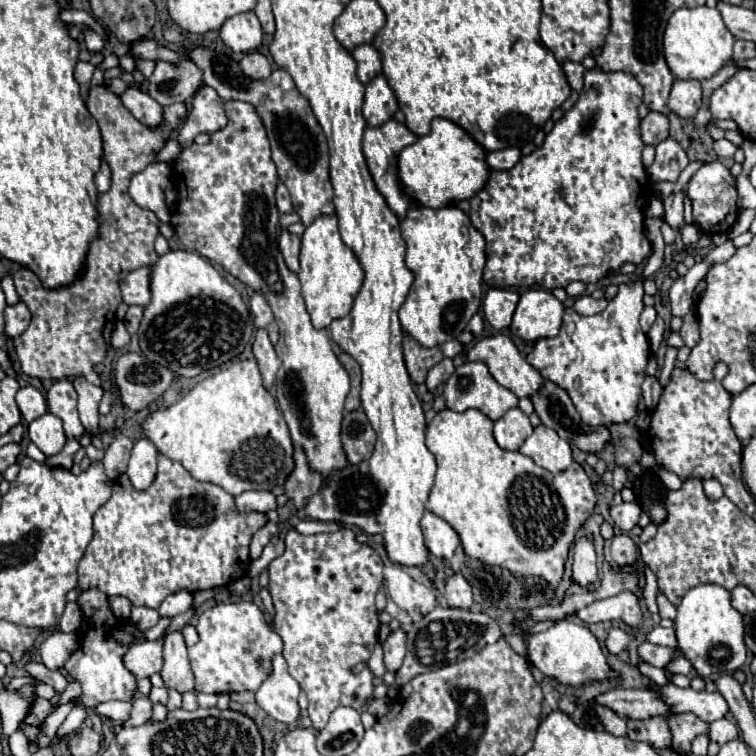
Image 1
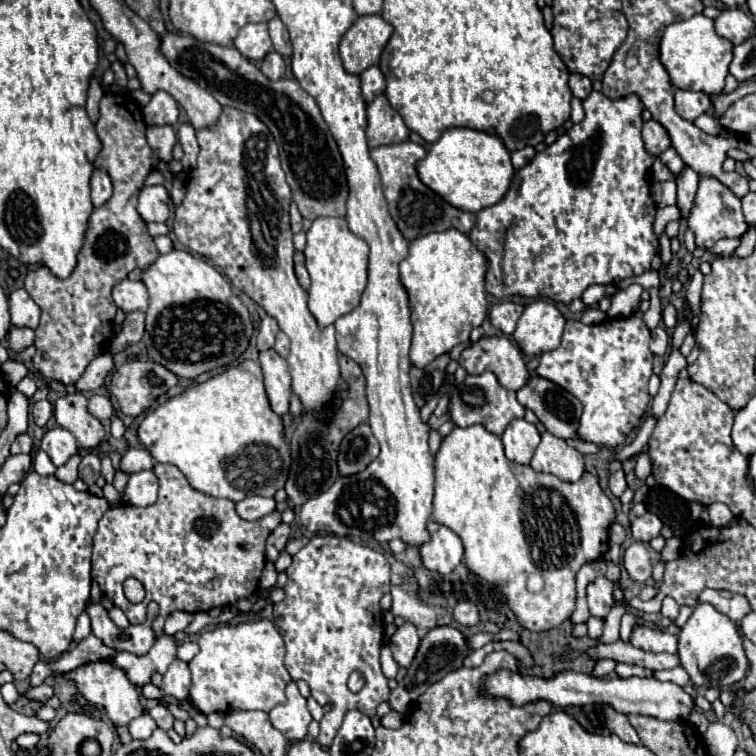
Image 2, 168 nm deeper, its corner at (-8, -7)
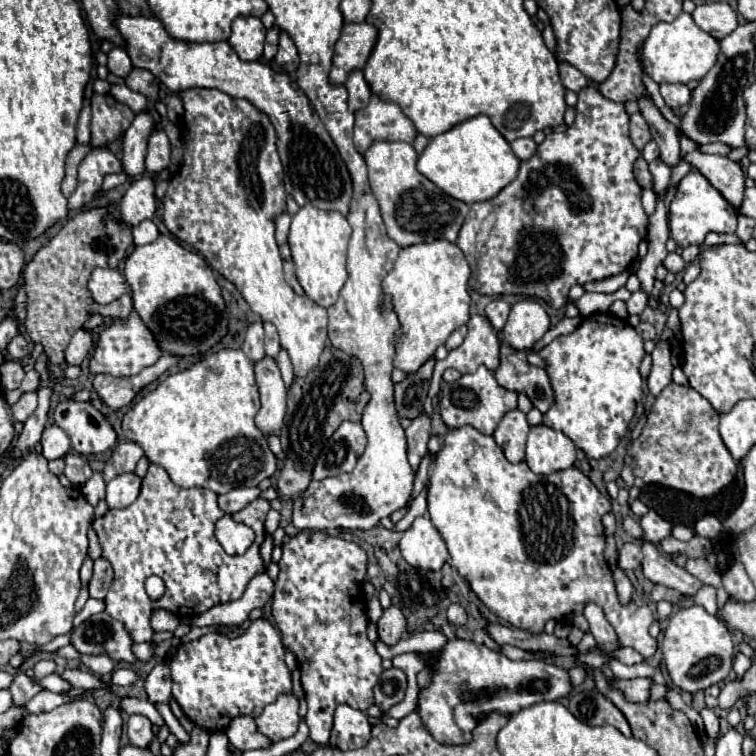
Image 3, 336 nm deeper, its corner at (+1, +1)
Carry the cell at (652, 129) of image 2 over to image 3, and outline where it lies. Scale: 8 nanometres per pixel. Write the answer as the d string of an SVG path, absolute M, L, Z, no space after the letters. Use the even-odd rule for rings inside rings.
M632 114L630 116L630 140L632 144L642 150L646 142L652 140L652 134L650 134L650 128L646 124L646 120L640 116L640 114Z

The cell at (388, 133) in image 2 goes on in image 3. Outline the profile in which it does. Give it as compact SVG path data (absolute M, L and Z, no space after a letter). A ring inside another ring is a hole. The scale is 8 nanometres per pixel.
M372 96L368 106L358 110L354 116L354 146L360 156L364 156L366 148L374 142L414 142L418 134L414 124L396 104L384 102L378 96Z

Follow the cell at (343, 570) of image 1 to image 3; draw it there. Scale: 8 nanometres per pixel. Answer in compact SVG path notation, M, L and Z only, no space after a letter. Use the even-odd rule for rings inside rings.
M304 530L300 534L296 534L294 538L290 538L290 542L286 546L282 546L282 558L278 562L280 566L280 574L278 574L278 580L276 580L276 590L274 590L274 596L272 596L272 616L274 616L274 622L282 634L282 642L286 648L290 648L294 654L296 654L296 660L298 660L298 668L302 672L302 688L304 688L304 694L306 694L306 702L308 702L308 714L306 714L306 724L310 728L310 738L316 742L316 744L328 744L330 740L330 730L332 730L332 716L334 716L334 710L338 704L348 704L356 710L362 710L366 712L368 706L374 704L374 698L372 698L372 688L376 686L380 674L382 674L382 658L378 656L374 644L368 640L366 636L366 614L364 614L364 592L362 592L362 584L366 580L366 554L364 550L354 544L354 542L348 542L348 540L342 540L342 538L334 538L334 536L328 536L326 532L312 532L312 530Z

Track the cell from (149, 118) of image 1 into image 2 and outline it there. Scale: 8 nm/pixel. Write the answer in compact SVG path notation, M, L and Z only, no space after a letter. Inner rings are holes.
M147 124L145 134L147 134L147 142L153 148L155 156L161 160L171 160L171 150L177 142L175 128L171 124L161 124L161 126Z

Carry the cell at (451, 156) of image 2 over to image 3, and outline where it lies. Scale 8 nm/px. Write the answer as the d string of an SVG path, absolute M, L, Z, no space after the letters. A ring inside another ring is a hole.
M484 114L464 120L452 130L434 136L418 158L418 170L428 180L432 180L448 196L462 200L468 206L480 200L494 198L506 184L510 184L518 176L518 168L520 160L512 152L510 144Z

